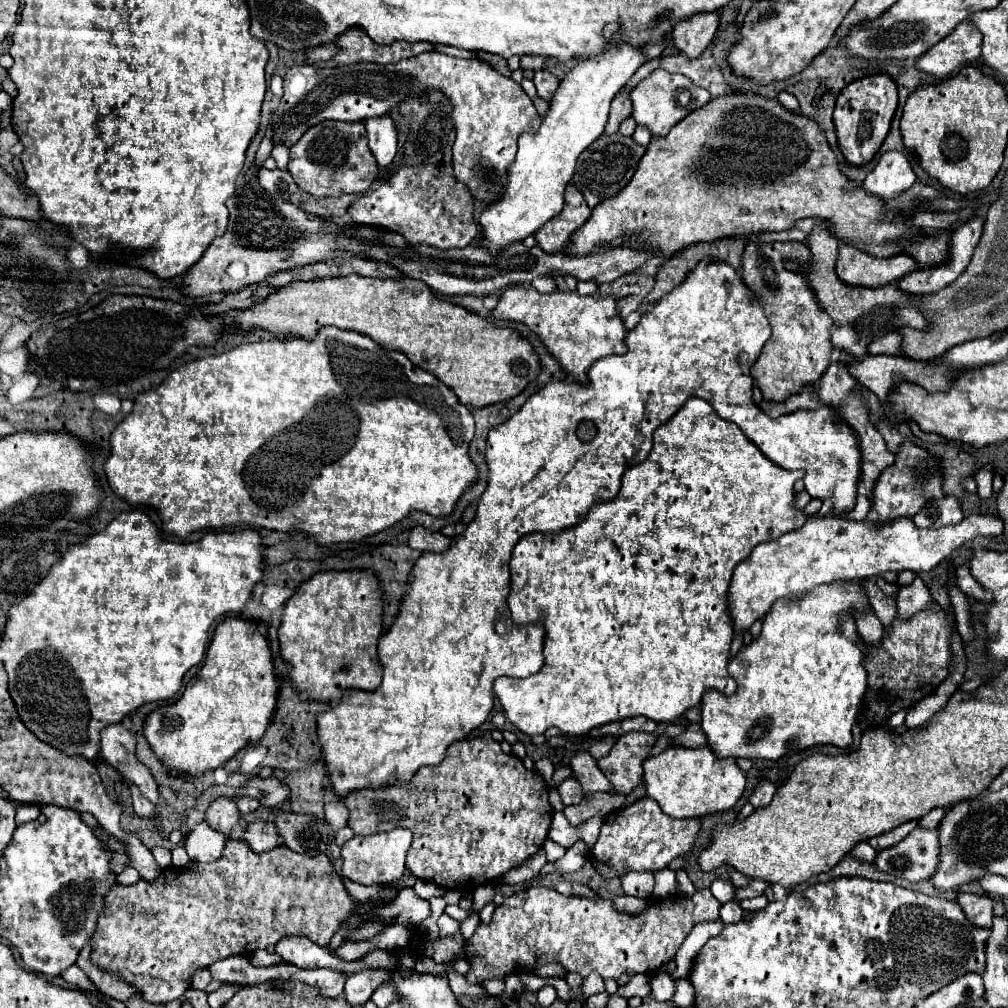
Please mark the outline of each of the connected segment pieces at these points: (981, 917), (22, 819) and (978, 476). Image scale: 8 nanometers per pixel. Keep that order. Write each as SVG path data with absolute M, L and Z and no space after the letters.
M958 894L958 904L964 910L966 918L980 928L992 928L992 898L988 896L976 896L976 894Z
M20 806L18 808L18 816L16 816L16 824L26 824L30 820L36 820L40 816L40 808L38 806Z
M985 465L981 467L974 476L977 483L978 496L981 499L989 498L992 493L992 482L993 482L993 467L991 465Z

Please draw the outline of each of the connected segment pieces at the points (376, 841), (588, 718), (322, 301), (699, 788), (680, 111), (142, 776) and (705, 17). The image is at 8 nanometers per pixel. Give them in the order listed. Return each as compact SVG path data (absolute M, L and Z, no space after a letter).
M396 828L392 832L376 832L368 836L354 836L342 846L342 872L352 882L370 886L370 884L392 884L398 882L404 874L406 852L412 844L412 832L406 828Z
M696 396L688 398L684 406L674 414L674 418L662 424L654 432L654 436L656 436L654 444L656 448L652 448L650 456L640 466L632 466L632 470L624 472L622 488L612 502L602 502L594 506L588 512L588 518L584 518L580 524L564 532L528 534L520 538L520 542L514 546L510 560L508 606L514 624L520 626L530 622L540 622L544 626L544 650L542 650L544 666L540 668L540 672L528 678L510 678L510 676L498 678L498 682L494 684L494 696L496 700L500 700L508 720L528 736L544 734L548 728L558 728L568 736L582 736L598 726L620 722L634 716L646 716L656 722L674 722L680 716L684 716L686 710L698 706L706 690L718 690L722 694L736 692L736 682L726 672L730 658L730 644L734 638L726 604L730 578L734 568L740 562L744 562L758 544L778 540L782 534L796 530L806 522L806 516L794 510L794 482L798 478L804 478L804 470L784 470L774 462L770 462L742 434L742 430L736 424L716 416L714 408L706 400L700 400Z
M358 274L340 276L340 278L324 278L310 282L290 282L284 288L278 288L262 302L246 310L230 310L230 318L240 318L242 330L268 330L282 338L304 338L312 340L320 328L336 326L342 330L354 330L370 336L374 342L384 346L386 350L400 350L414 366L420 366L440 378L464 406L488 406L496 402L510 400L518 396L540 370L538 356L528 340L520 338L514 330L496 328L488 324L484 318L464 310L462 306L454 306L446 300L434 296L434 292L420 280L402 278L402 280L380 280L380 278L364 278Z
M672 746L642 764L646 798L654 798L672 818L700 818L732 808L744 792L746 778L734 758L716 758L710 748Z
M662 68L654 70L648 78L644 78L630 94L632 102L632 118L638 126L646 126L654 136L666 136L672 126L676 126L684 116L704 106L710 100L710 94L704 88L694 88L692 80L682 74L670 74Z
M122 724L106 726L100 734L100 756L104 762L108 762L118 772L126 774L142 792L144 798L148 798L154 806L160 802L158 784L150 776L150 770L140 764L134 756L136 742L132 734Z
M696 14L672 30L674 48L680 54L686 54L690 60L698 58L714 40L718 30L718 14Z

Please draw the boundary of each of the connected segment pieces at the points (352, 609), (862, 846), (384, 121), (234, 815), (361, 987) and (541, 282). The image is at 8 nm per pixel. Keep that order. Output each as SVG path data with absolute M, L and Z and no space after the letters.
M372 570L316 572L286 602L278 628L280 656L290 664L294 690L318 702L338 702L348 688L376 690L382 682L376 654L380 632L380 586Z
M861 842L850 853L858 862L872 863L876 857L877 851L872 848L868 842Z
M378 116L368 118L366 122L368 130L368 142L370 150L378 162L378 166L388 166L394 160L394 154L398 150L398 130L390 116Z
M216 798L206 810L206 822L224 836L230 836L232 826L240 822L240 812L236 808L236 802L230 798Z
M382 970L374 972L374 980L368 978L368 974L364 972L356 972L352 976L348 976L346 980L346 986L344 986L344 996L348 998L348 1002L352 1004L366 1004L372 996L372 992L384 982L386 974Z
M536 278L532 282L532 288L542 292L542 294L546 294L546 292L554 292L556 290L556 282L552 278Z

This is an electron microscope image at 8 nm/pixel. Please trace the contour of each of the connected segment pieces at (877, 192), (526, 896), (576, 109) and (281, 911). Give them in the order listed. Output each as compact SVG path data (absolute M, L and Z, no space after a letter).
M886 152L880 156L876 168L866 176L862 186L868 194L888 202L906 192L914 182L916 176L906 156L902 152Z
M528 888L524 892L516 892L508 896L494 912L492 922L476 928L474 936L466 940L464 944L464 958L470 964L470 970L466 974L468 984L484 984L492 978L506 978L510 974L518 972L534 972L544 964L560 964L566 972L578 972L582 978L586 978L590 972L600 974L604 980L612 978L618 980L620 976L628 974L648 974L660 970L666 962L674 958L684 938L690 934L690 930L698 922L716 922L720 920L720 902L712 896L710 890L698 890L692 898L674 896L668 900L660 900L652 904L642 914L630 916L614 908L612 900L588 900L578 896L562 896L552 888Z
M630 44L612 48L602 56L578 60L550 100L550 110L544 116L540 130L536 134L522 134L518 138L518 154L516 162L508 168L508 186L504 198L484 208L478 218L484 246L488 250L498 252L512 242L524 240L562 210L564 188L574 174L578 156L602 136L612 98L644 62L646 58L642 56L642 50L632 48Z
M228 838L224 854L216 862L190 862L174 872L170 868L162 870L152 882L140 880L134 886L114 886L106 894L106 908L92 938L90 960L102 972L132 984L146 1002L166 1004L188 990L196 970L208 968L212 962L234 954L248 954L274 946L282 936L306 936L318 946L328 948L330 938L356 908L358 904L344 888L326 854L310 858L288 850L288 846L254 854L244 840Z

